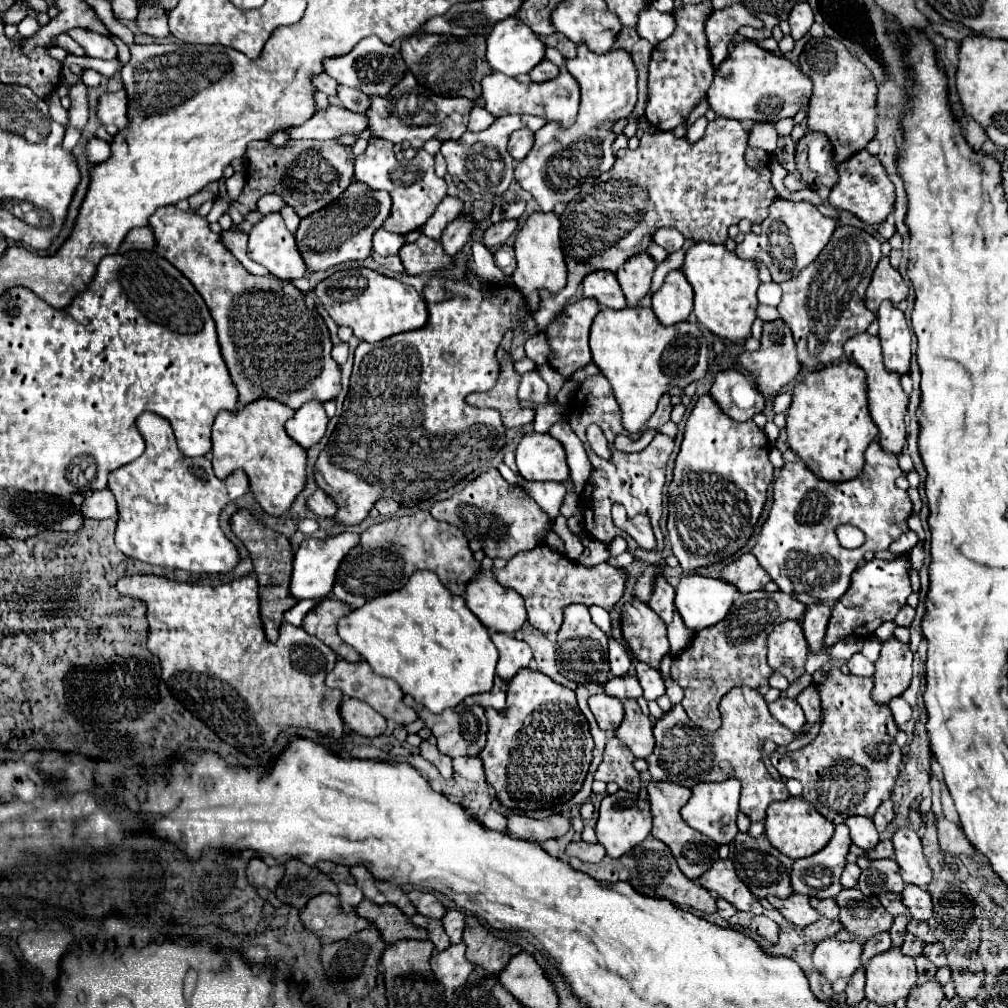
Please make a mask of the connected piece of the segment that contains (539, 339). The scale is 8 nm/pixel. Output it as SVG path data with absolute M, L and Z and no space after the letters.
M536 333L529 338L524 345L525 353L531 361L535 361L535 365L543 365L547 363L547 355L550 353L550 348L545 333Z

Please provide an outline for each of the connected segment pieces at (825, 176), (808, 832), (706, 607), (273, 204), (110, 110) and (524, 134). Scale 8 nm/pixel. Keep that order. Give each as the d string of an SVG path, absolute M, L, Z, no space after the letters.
M807 131L797 141L795 163L803 183L815 187L833 187L837 183L833 147L825 133Z
M789 797L785 801L775 801L767 809L765 835L775 849L779 849L783 855L789 855L791 859L801 859L823 849L829 843L833 831L835 831L833 825L825 817L821 817L817 809L811 809L811 805L803 797Z
M689 573L681 577L675 593L675 607L685 625L693 631L701 631L725 619L739 591L725 579Z
M269 193L269 195L263 195L263 197L257 201L257 211L259 211L261 215L267 215L267 213L271 213L271 211L279 211L283 205L285 205L285 203L281 201L281 197Z
M115 91L115 93L105 93L97 101L97 119L101 121L103 127L115 125L123 129L127 125L125 121L125 91Z
M521 129L521 131L515 131L515 133L509 137L509 141L507 141L507 151L509 151L509 155L511 155L515 161L519 161L519 159L523 159L523 157L529 153L531 143L533 143L533 133L531 133L529 129Z

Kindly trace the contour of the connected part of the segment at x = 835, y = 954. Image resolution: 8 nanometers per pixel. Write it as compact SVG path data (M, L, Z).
M835 937L823 939L817 943L815 951L813 951L813 963L817 967L819 973L825 975L825 979L829 983L835 983L839 977L849 979L853 975L853 971L857 971L859 965L859 957L861 957L861 943L855 941L839 941Z

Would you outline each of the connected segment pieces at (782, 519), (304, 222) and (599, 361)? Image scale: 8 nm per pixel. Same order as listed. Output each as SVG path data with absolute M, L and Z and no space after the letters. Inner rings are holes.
M877 441L865 451L863 471L849 481L825 481L809 471L801 459L785 463L773 483L773 507L751 553L783 593L805 591L833 605L847 591L849 577L863 563L867 551L883 551L909 531L907 519L913 505L907 491L895 485L899 475L897 457ZM841 523L855 525L865 533L865 543L859 549L849 551L837 543L835 527Z
M359 181L351 183L339 199L335 199L321 211L301 219L299 229L295 233L295 241L305 261L305 267L309 271L325 271L333 265L351 259L367 259L371 255L371 235L383 225L385 215L389 215L389 209L389 193L369 189Z
M625 307L621 311L615 309L601 309L591 325L589 335L589 347L593 355L593 363L599 367L599 371L609 379L615 399L623 411L623 427L629 433L639 433L649 417L657 409L657 401L663 393L667 393L671 387L687 387L693 381L699 381L707 371L707 341L701 333L701 329L689 321L677 323L671 327L663 327L651 307Z

